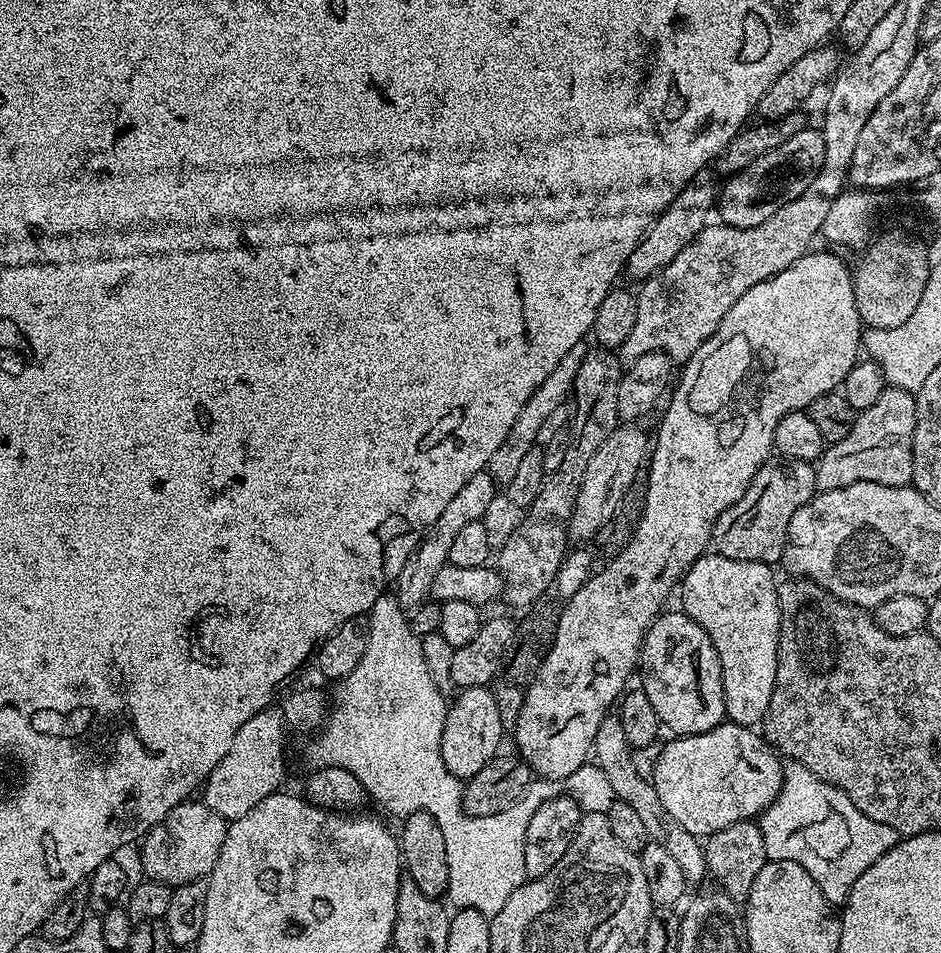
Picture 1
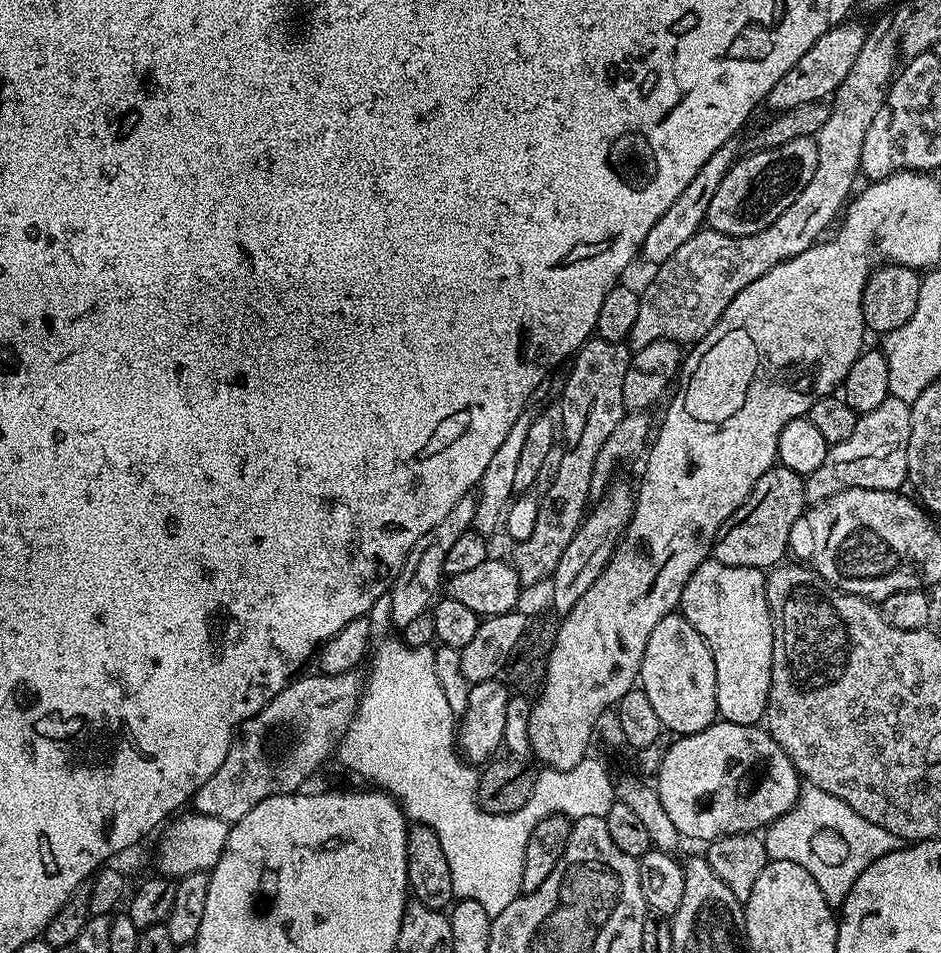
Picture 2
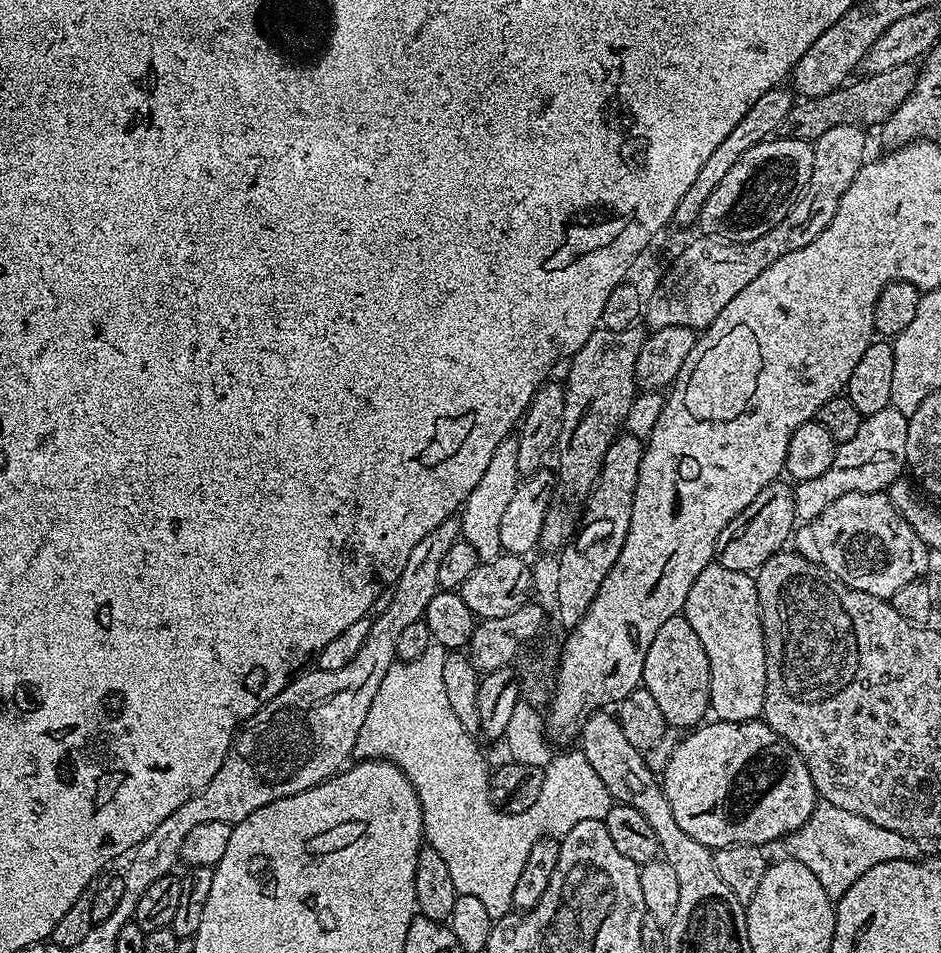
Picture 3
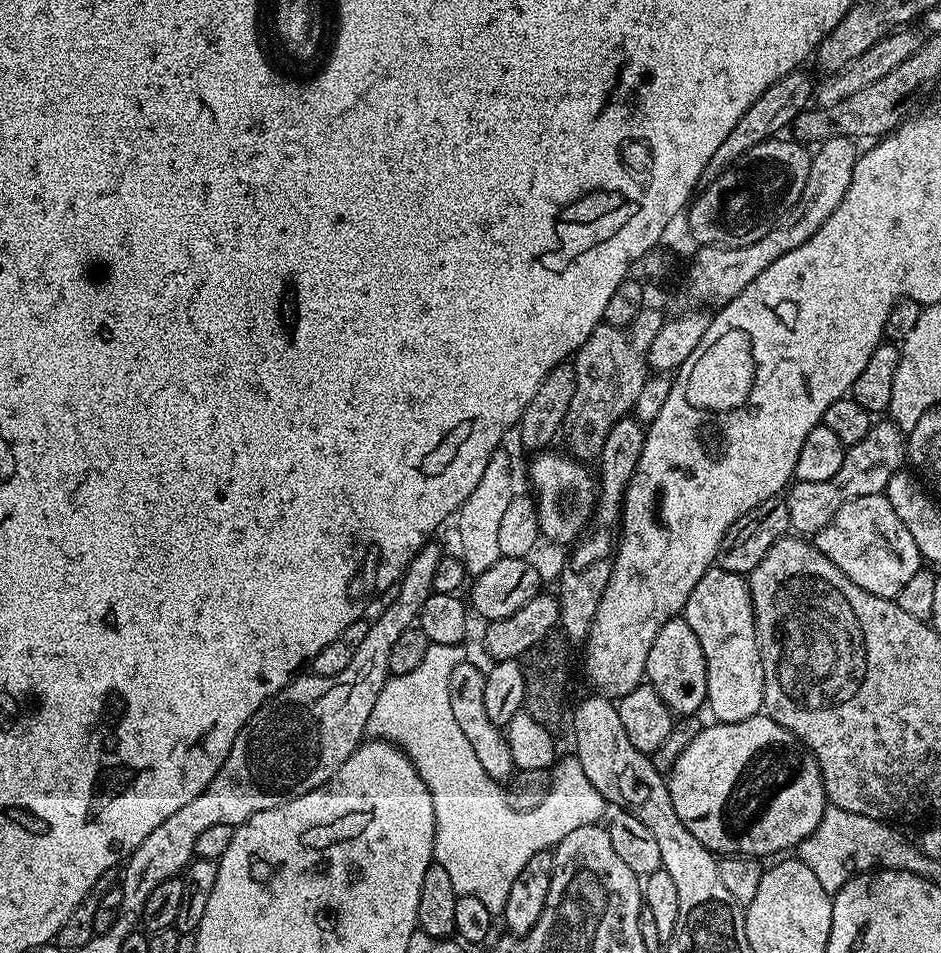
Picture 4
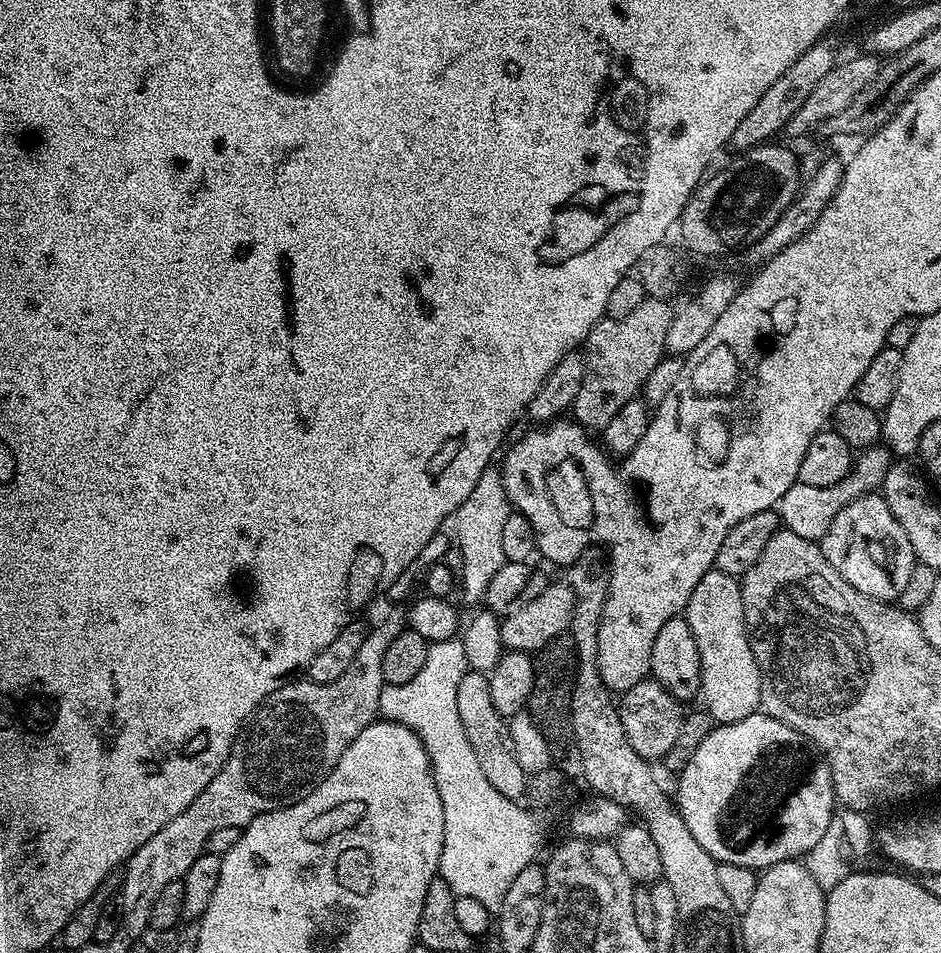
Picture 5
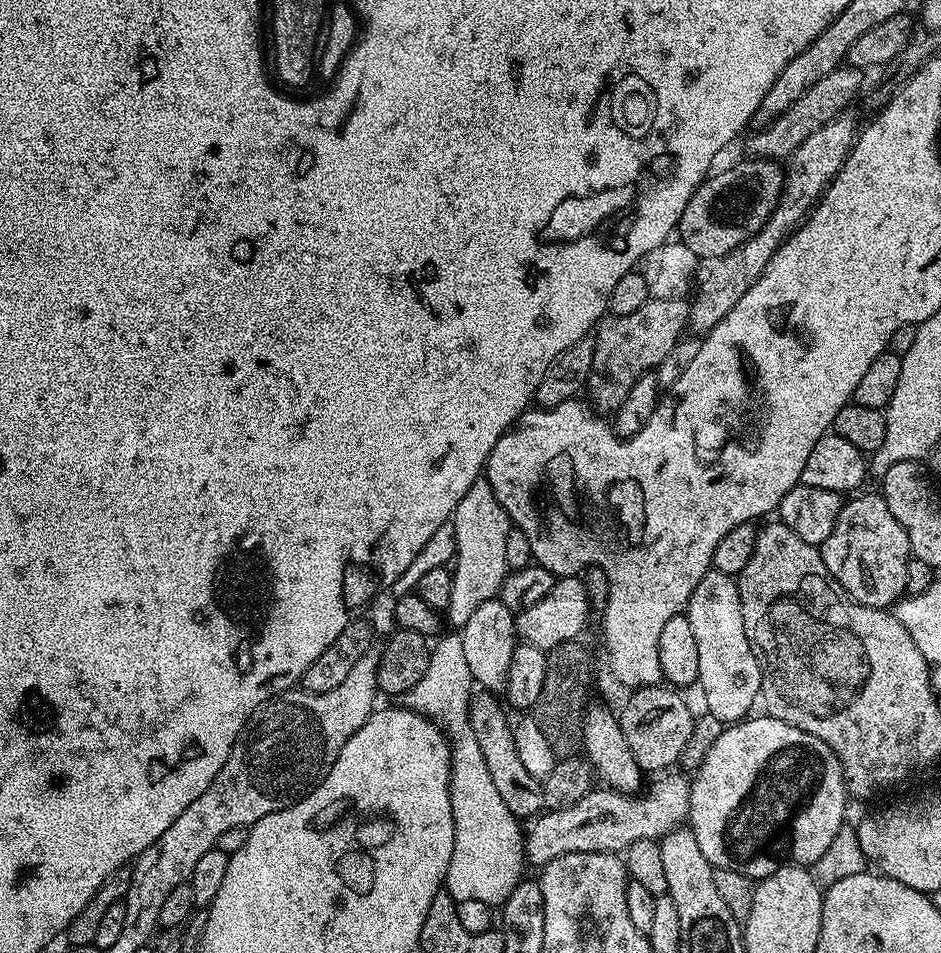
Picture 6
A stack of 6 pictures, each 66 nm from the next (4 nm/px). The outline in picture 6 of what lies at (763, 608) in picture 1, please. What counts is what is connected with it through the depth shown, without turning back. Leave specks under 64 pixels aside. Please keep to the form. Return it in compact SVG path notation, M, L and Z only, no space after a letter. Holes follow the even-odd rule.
M715 570L707 572L690 594L686 615L698 646L698 689L704 695L703 707L731 726L745 719L755 704L757 707L760 694L760 663L746 638L746 626L742 626L736 580Z

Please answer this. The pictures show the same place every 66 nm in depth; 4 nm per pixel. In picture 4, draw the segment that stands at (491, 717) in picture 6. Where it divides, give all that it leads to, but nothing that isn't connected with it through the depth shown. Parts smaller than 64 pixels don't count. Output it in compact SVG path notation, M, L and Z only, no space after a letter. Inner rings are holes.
M453 663L452 672L448 676L448 689L450 690L450 707L454 713L454 719L462 734L466 734L474 754L478 757L478 763L490 778L497 782L511 781L517 771L514 759L511 757L510 746L502 731L501 725L495 724L486 714L486 672L476 664Z

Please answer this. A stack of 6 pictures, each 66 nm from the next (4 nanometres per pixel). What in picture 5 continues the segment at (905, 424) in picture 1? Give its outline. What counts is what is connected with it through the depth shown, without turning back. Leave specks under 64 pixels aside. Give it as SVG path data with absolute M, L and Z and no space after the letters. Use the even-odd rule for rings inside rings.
M873 446L865 448L855 457L853 466L834 486L806 486L805 484L796 483L782 494L778 505L781 525L787 531L798 534L798 538L815 540L819 542L830 530L830 522L834 522L834 514L842 510L852 500L859 496L867 496L875 493L881 487L883 480L886 478L887 470L894 463L894 457L887 447Z

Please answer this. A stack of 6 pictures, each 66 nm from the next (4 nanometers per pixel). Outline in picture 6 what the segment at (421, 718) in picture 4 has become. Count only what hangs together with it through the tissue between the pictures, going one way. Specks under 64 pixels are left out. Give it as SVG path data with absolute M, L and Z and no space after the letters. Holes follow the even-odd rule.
M452 634L445 640L437 639L434 647L431 649L428 657L428 669L422 678L422 682L418 682L418 686L414 686L410 691L405 692L402 697L403 707L408 708L411 712L417 712L420 716L426 716L429 720L435 722L442 729L445 736L448 737L448 743L452 749L452 781L450 782L450 802L452 803L452 813L454 814L454 854L450 858L450 866L448 867L448 877L444 879L444 888L452 895L452 899L459 902L461 900L473 900L474 902L486 902L493 906L503 906L506 898L510 898L510 894L514 890L514 886L520 883L522 873L520 867L525 867L526 861L524 858L524 838L525 833L520 832L521 821L514 814L510 814L510 810L506 810L506 802L502 802L502 798L498 795L498 790L494 786L493 780L490 779L489 770L486 767L486 758L482 758L482 746L478 746L478 742L474 738L474 730L468 721L468 710L466 707L466 696L460 693L460 674L462 675L462 663L460 654L460 637Z

